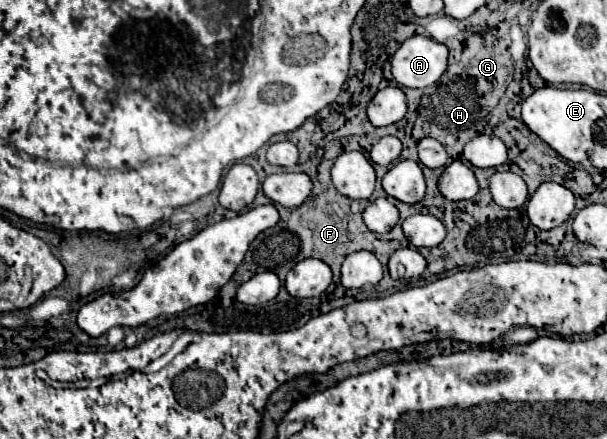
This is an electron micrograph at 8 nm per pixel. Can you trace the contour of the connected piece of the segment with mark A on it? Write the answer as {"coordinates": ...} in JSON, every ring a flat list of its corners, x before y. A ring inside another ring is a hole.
{"coordinates":[[427,36,407,38,391,58,391,72,399,86,427,88,447,70,449,48]]}

